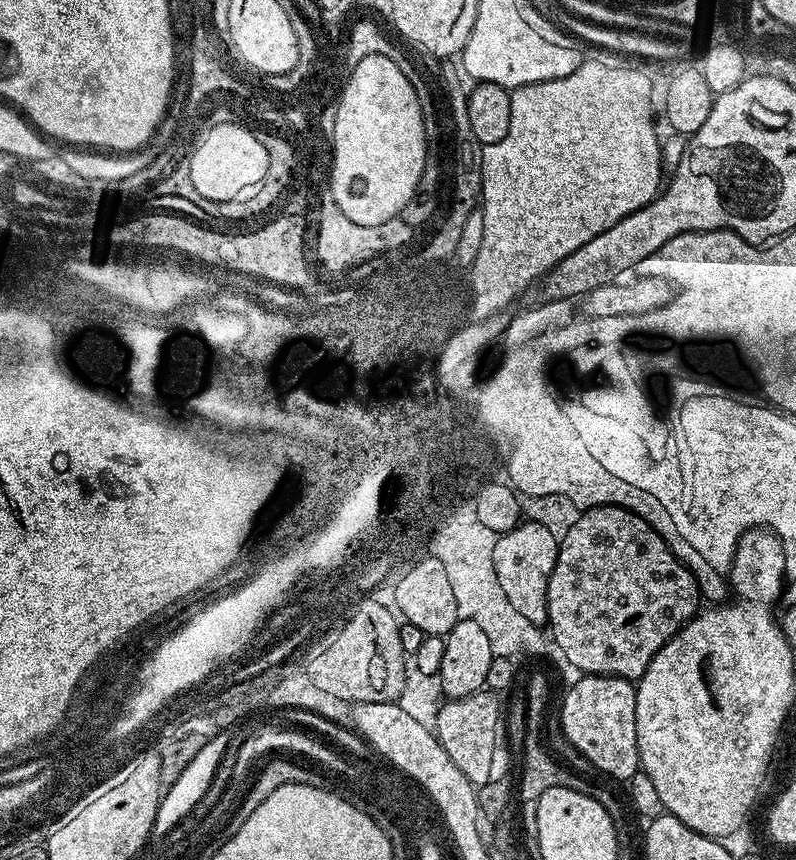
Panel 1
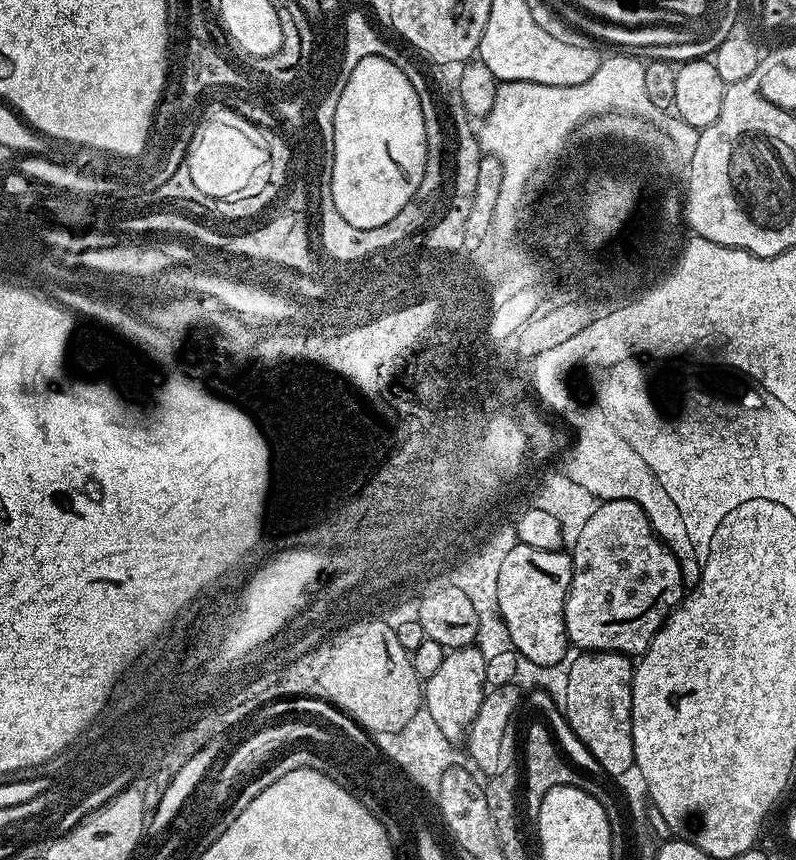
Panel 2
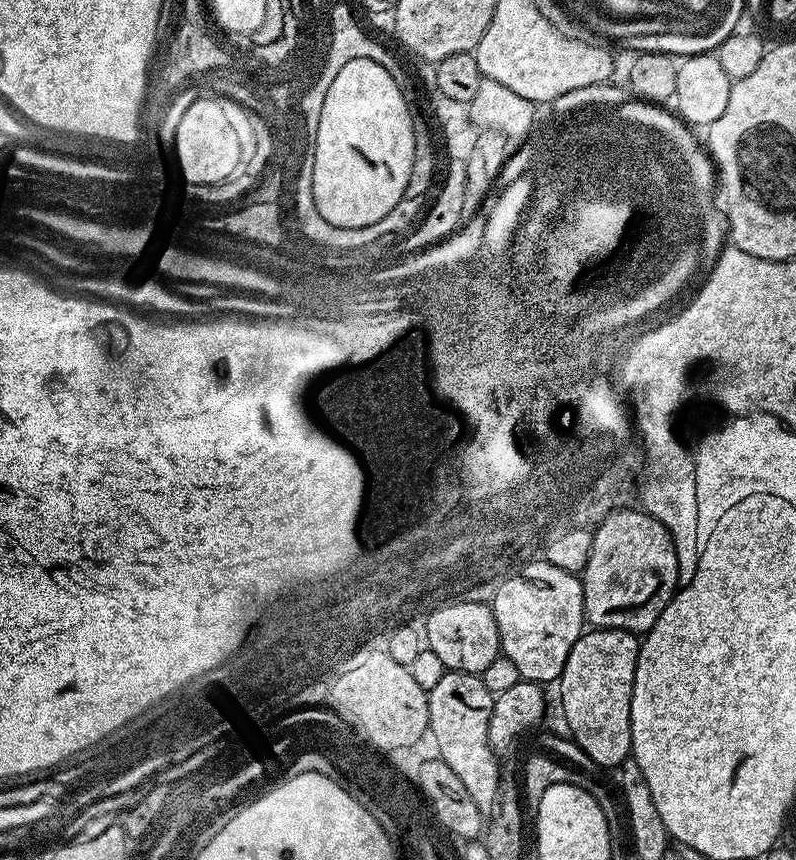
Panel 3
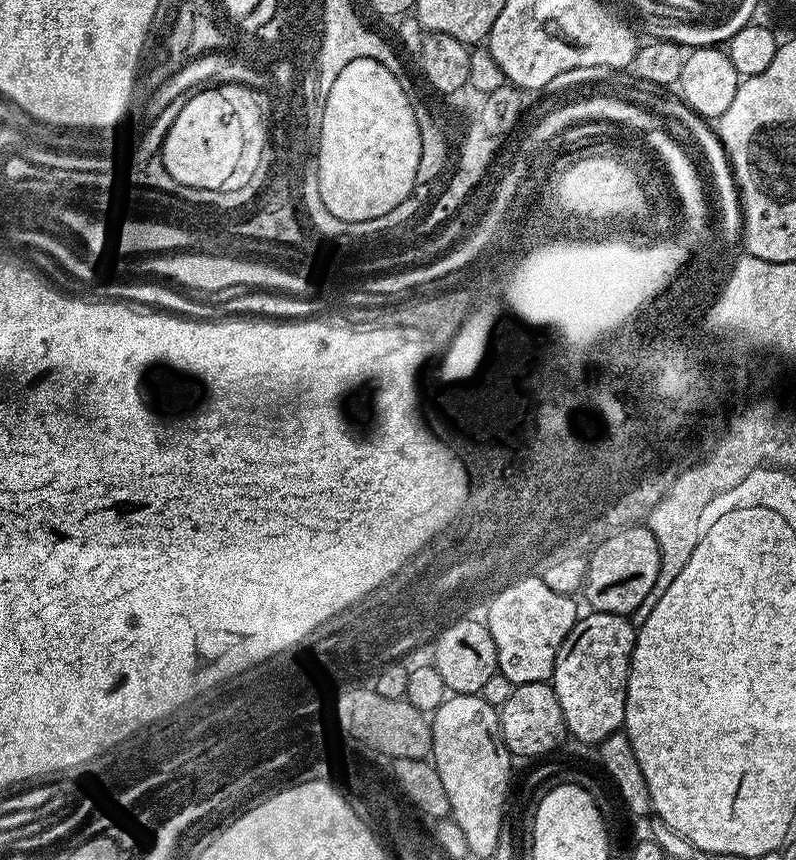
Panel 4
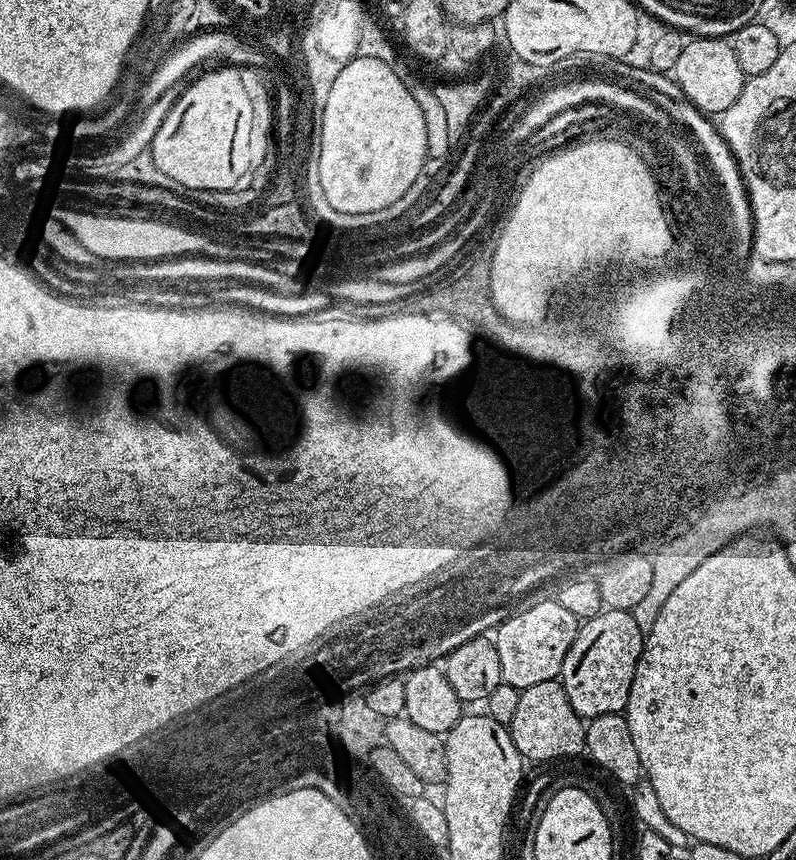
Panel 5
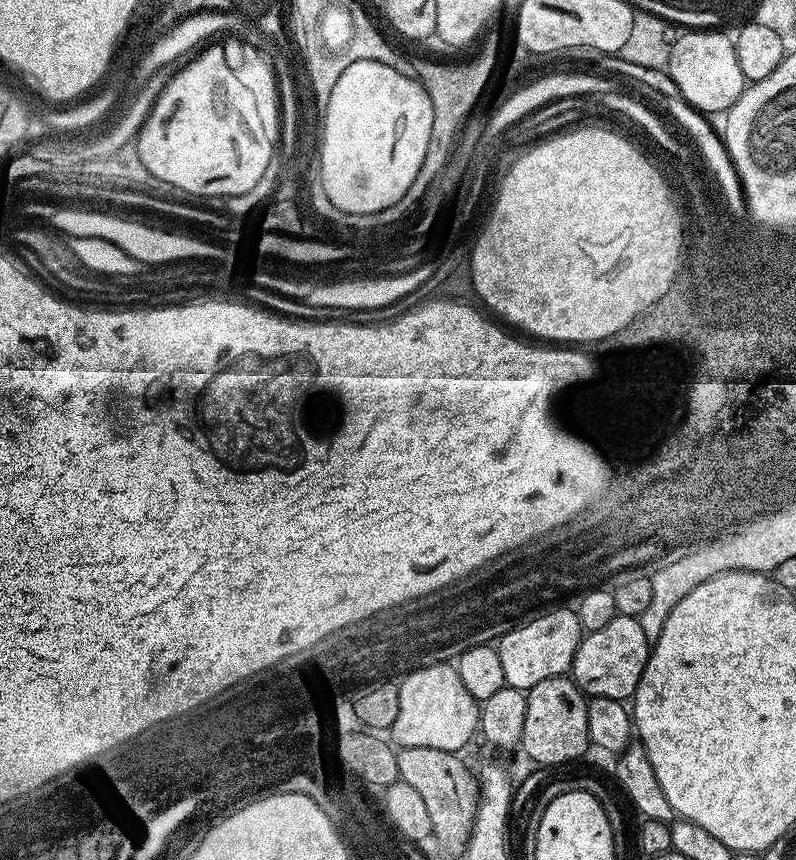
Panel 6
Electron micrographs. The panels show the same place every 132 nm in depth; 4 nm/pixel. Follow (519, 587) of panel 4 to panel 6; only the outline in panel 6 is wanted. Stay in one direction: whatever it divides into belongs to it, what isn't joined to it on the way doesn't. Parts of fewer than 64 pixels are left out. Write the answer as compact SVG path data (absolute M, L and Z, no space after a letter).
M556 608L553 612L544 612L533 620L525 619L524 624L513 626L498 640L496 653L502 658L502 674L507 687L527 690L546 682L546 678L563 676L571 669L574 654L582 639L580 619L569 608Z

